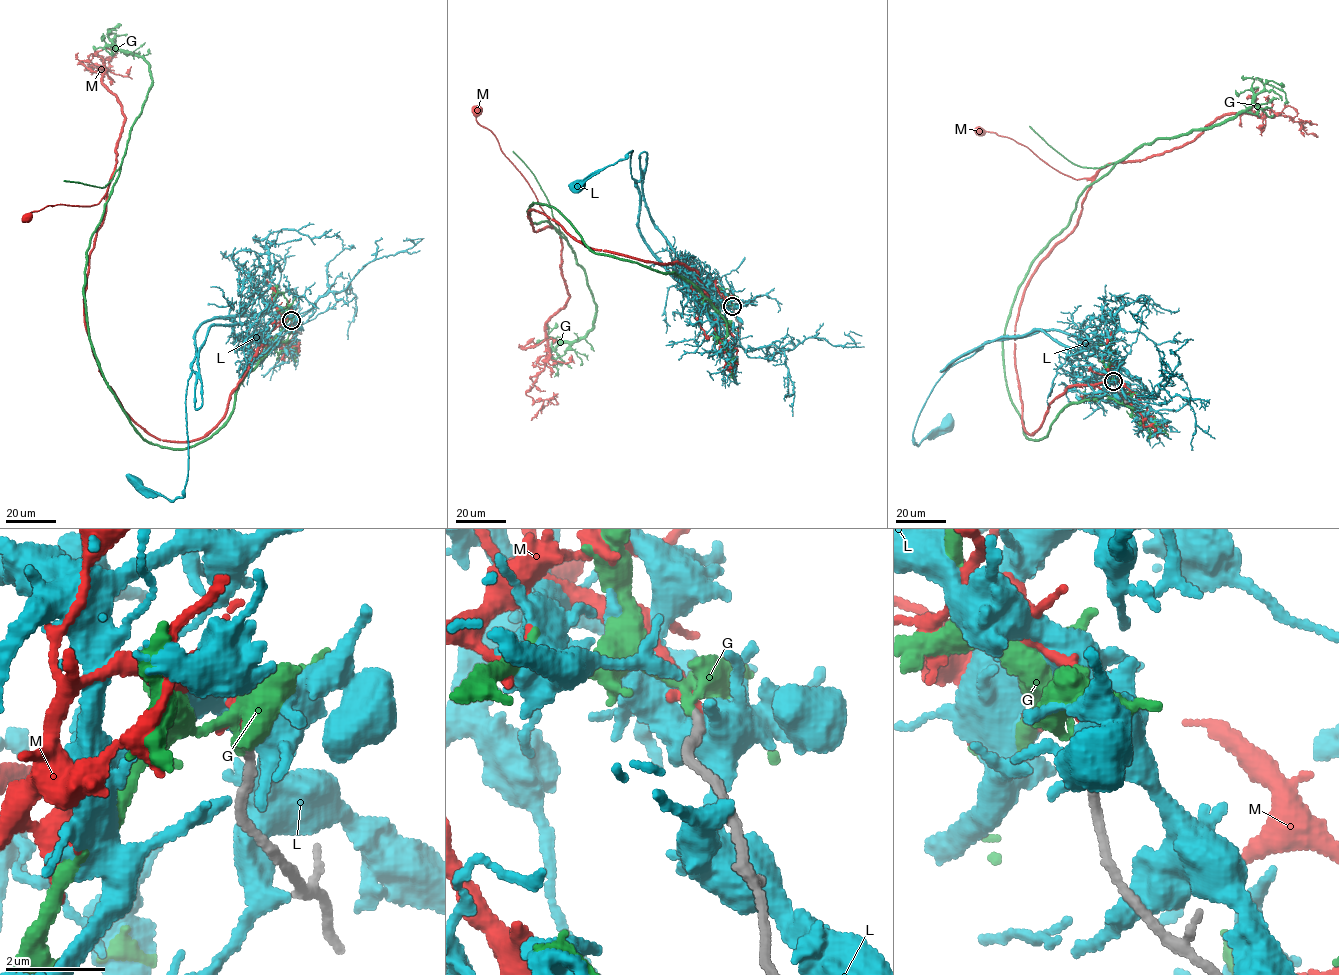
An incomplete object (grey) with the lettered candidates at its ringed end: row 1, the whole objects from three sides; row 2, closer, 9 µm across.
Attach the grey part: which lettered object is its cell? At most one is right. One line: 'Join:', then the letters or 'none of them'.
Join: M

